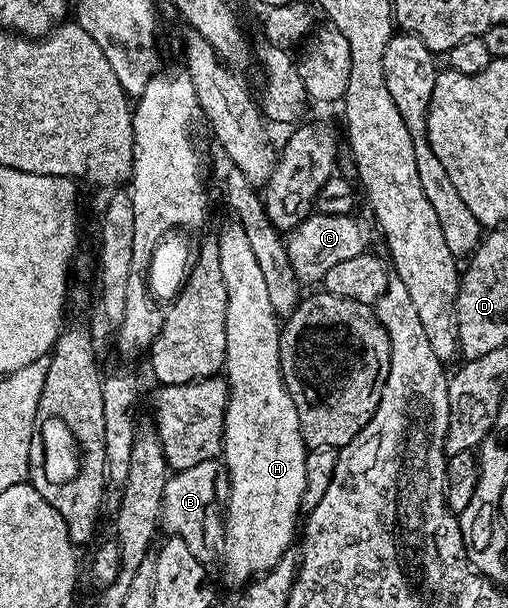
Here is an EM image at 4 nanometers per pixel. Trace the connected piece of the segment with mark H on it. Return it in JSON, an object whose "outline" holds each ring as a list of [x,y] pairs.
{"outline":[[[231,219],[231,222],[228,223],[227,226],[224,227],[223,230],[217,234],[217,240],[219,242],[219,258],[221,259],[221,279],[225,279],[225,291],[227,292],[227,310],[225,311],[225,343],[227,344],[227,359],[225,362],[225,380],[227,382],[227,410],[225,411],[225,423],[223,424],[223,452],[221,454],[221,460],[226,468],[227,471],[227,485],[229,488],[226,490],[227,493],[227,518],[222,518],[221,521],[221,529],[223,525],[223,549],[221,545],[221,557],[223,553],[223,581],[227,585],[239,585],[238,587],[246,586],[248,583],[255,580],[256,577],[267,573],[276,565],[281,558],[283,558],[283,554],[288,552],[292,548],[293,542],[296,540],[297,537],[297,526],[300,524],[301,521],[301,514],[299,512],[299,508],[301,507],[301,491],[305,491],[305,459],[308,455],[308,447],[306,443],[303,442],[303,436],[301,435],[301,427],[299,426],[299,416],[297,415],[297,407],[293,407],[293,399],[289,395],[289,391],[286,387],[283,386],[283,376],[281,375],[281,371],[279,370],[279,330],[281,328],[281,321],[280,318],[275,316],[275,312],[273,311],[273,305],[269,303],[269,290],[266,288],[265,284],[265,277],[261,272],[261,267],[257,264],[257,259],[253,256],[253,247],[249,247],[249,238],[245,235],[245,227],[239,222],[237,219]]]}

